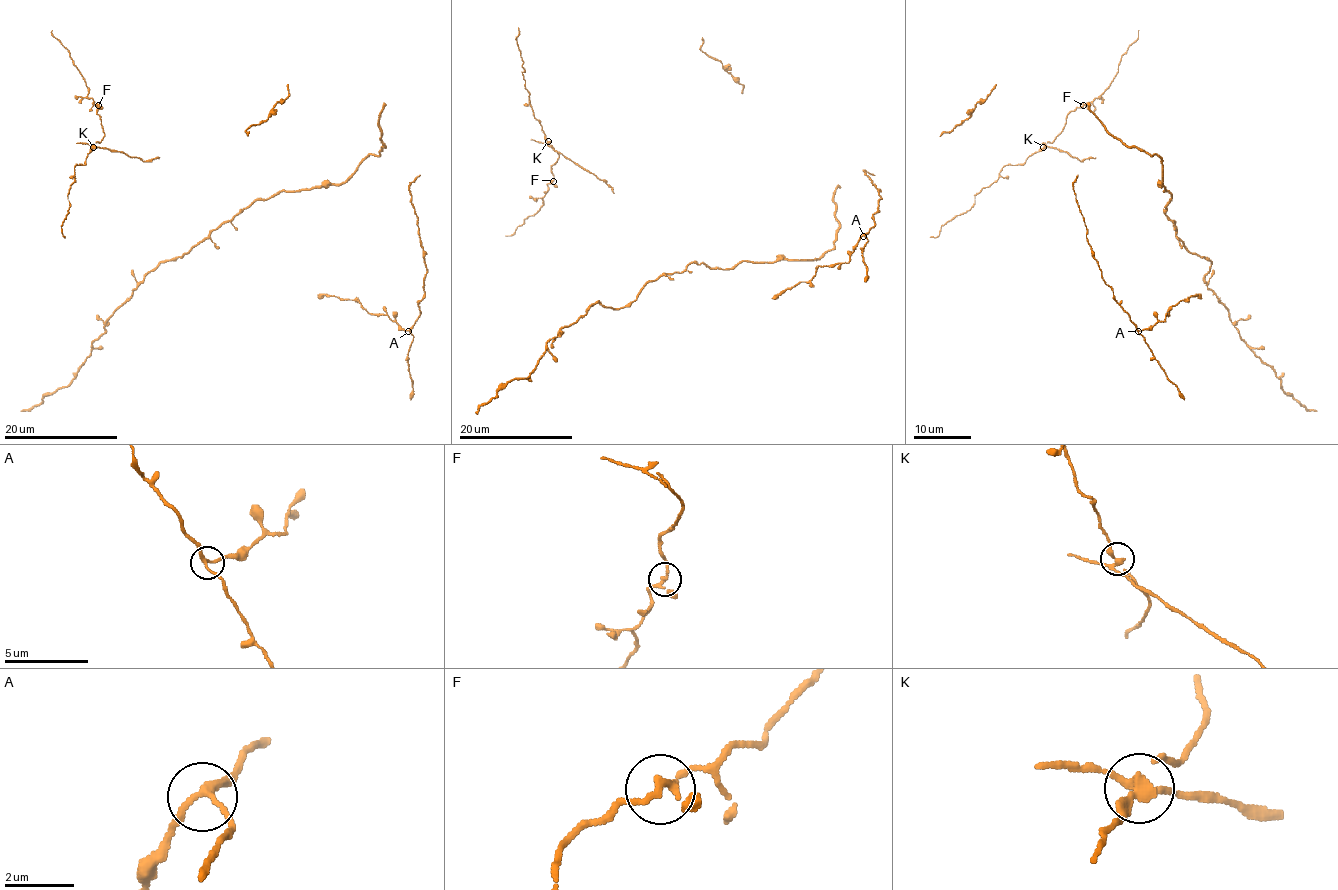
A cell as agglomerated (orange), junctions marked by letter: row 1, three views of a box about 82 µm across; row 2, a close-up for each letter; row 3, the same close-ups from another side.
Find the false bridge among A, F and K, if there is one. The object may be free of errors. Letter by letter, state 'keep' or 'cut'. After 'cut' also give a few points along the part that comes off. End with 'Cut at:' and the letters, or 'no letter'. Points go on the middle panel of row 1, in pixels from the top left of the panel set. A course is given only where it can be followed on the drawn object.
A: keep
F: keep
K: cut | (547, 141), (553, 149), (599, 177), (614, 193)
Cut at: K

